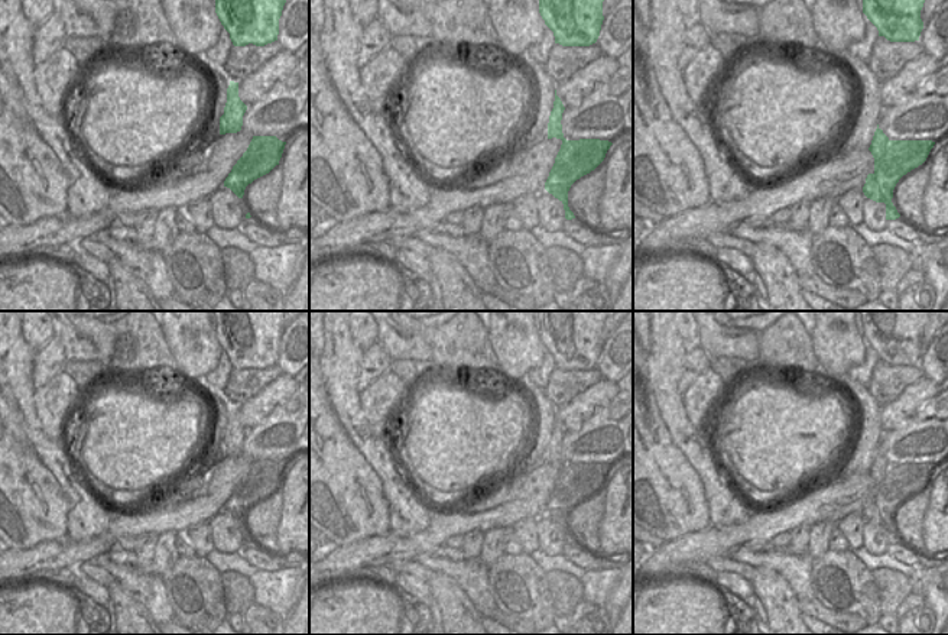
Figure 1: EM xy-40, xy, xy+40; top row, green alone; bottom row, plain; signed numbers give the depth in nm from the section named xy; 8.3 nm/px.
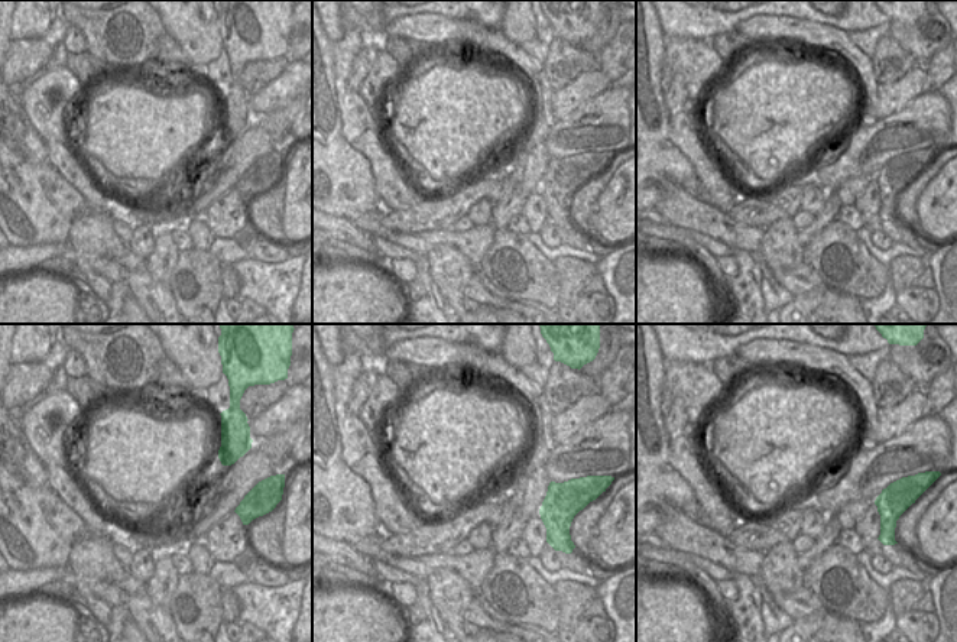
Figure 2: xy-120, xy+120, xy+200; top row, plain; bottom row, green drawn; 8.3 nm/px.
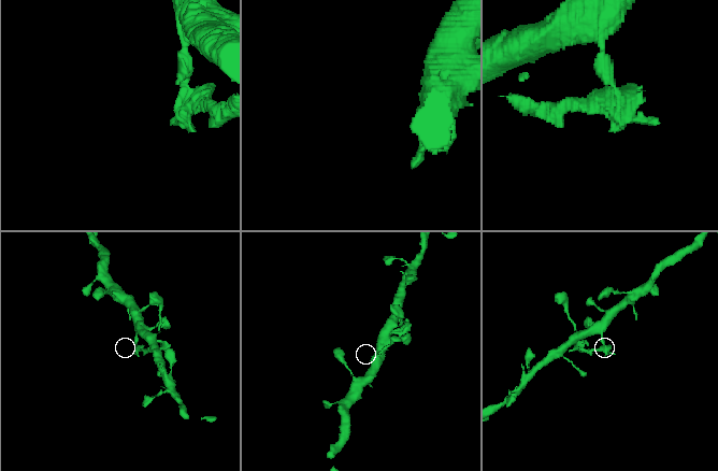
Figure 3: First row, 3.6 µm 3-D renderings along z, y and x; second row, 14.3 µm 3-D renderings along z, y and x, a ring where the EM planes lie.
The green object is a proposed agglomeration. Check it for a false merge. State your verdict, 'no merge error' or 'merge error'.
merge error

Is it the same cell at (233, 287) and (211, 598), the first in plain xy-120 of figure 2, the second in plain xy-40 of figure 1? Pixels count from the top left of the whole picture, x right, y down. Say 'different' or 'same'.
different

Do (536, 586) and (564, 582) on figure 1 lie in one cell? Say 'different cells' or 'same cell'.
different cells

